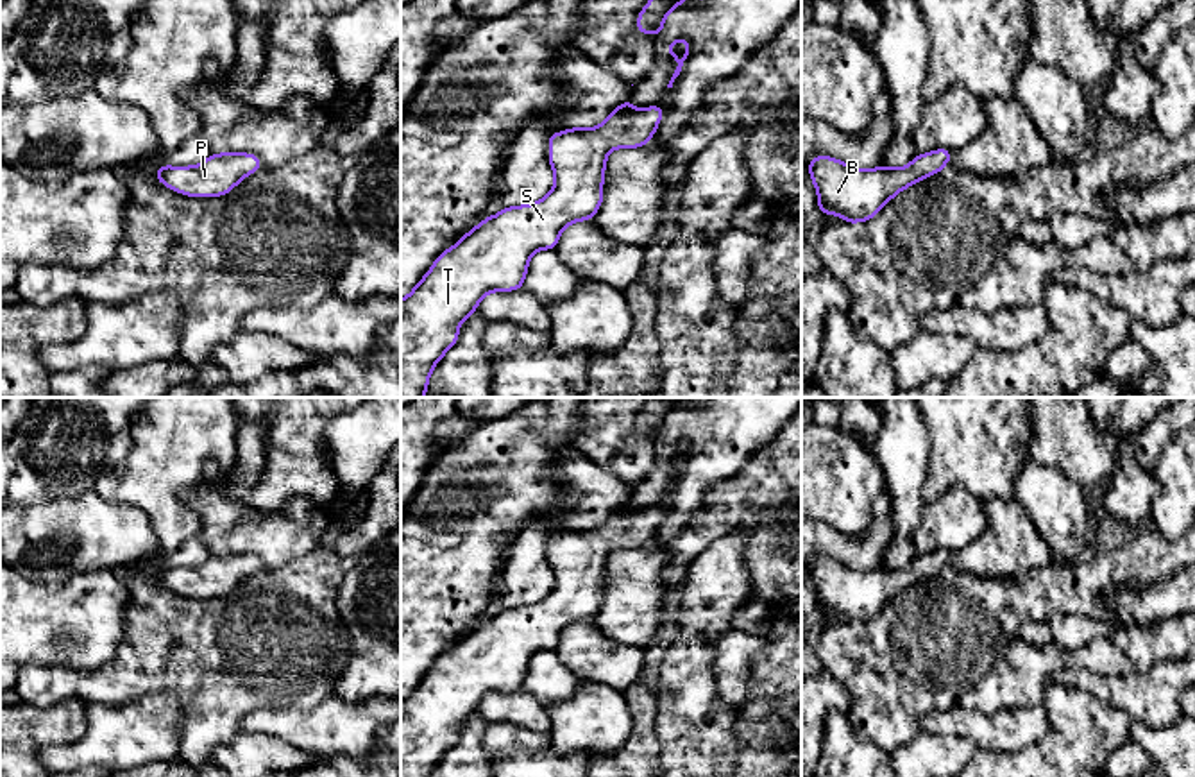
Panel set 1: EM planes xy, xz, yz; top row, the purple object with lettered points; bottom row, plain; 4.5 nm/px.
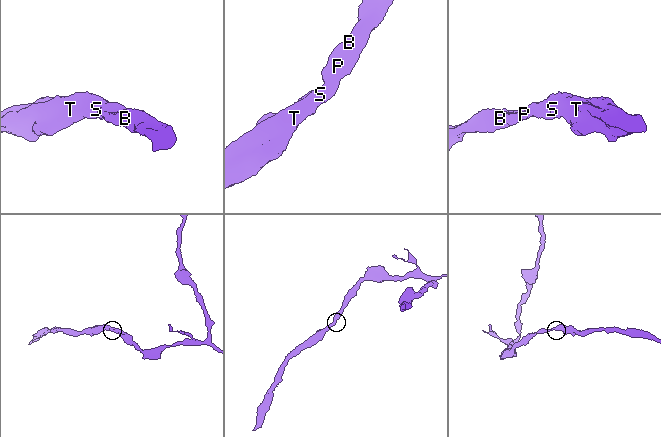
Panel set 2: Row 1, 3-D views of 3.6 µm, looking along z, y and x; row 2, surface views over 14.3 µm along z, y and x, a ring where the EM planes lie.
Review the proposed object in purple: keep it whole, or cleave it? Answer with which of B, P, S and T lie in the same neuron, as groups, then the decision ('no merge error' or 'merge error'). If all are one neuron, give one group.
B P S T | no merge error

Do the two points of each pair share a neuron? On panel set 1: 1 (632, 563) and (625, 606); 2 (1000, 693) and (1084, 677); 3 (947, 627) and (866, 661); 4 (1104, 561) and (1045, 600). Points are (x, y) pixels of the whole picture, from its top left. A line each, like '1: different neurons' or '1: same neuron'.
1: same neuron
2: different neurons
3: same neuron
4: same neuron

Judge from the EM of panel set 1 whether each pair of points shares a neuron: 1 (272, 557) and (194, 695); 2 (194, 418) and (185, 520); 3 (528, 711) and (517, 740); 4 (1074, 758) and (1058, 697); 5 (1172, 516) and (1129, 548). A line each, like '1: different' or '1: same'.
1: different
2: same
3: different
4: same
5: different

